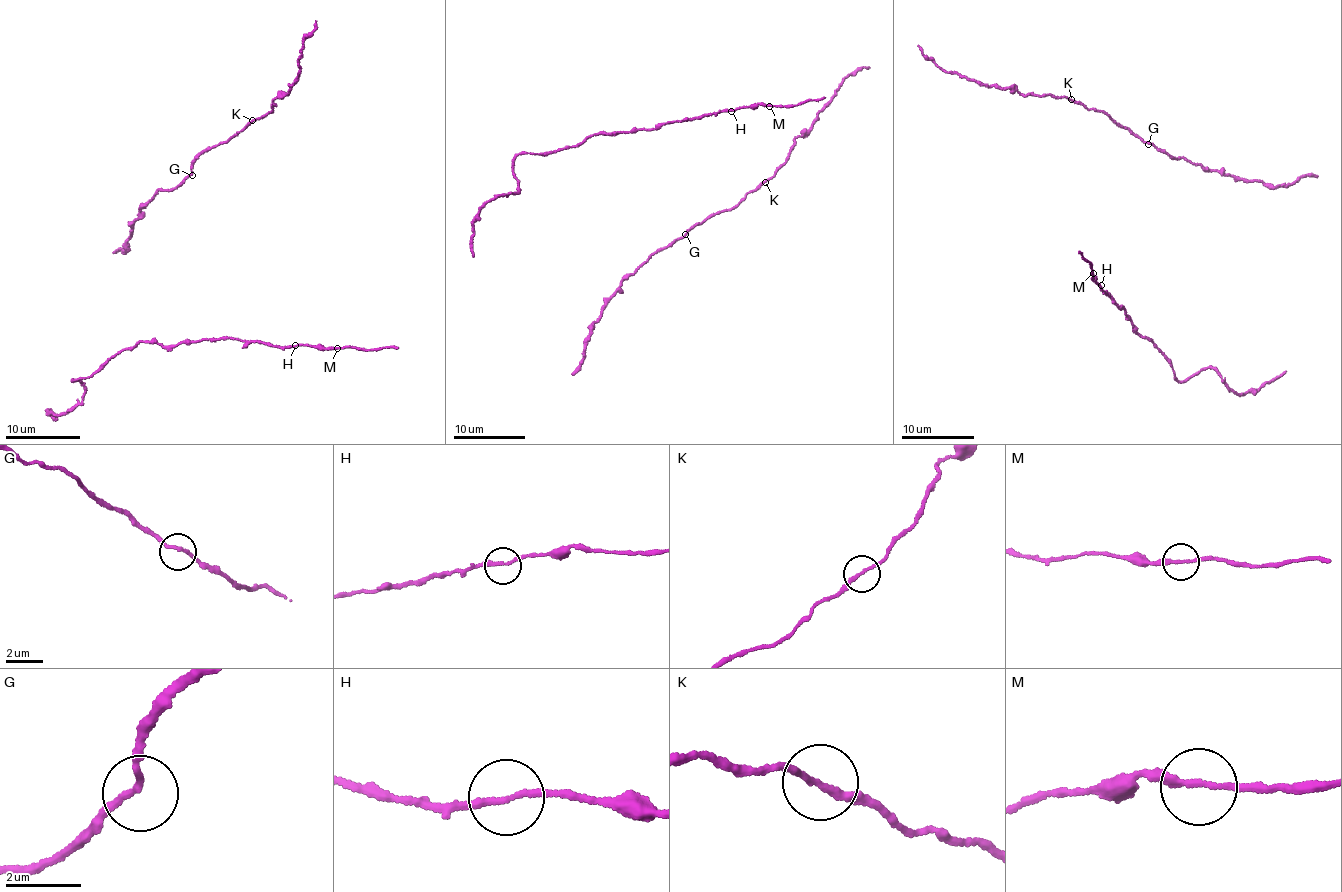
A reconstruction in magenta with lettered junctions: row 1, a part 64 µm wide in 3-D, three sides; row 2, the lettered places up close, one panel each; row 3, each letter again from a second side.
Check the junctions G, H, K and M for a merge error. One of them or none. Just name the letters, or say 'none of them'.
none of them

